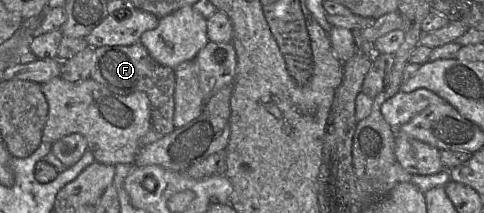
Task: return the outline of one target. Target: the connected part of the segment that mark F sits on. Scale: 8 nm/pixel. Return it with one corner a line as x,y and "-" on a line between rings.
141,42
130,46
95,48
90,78
114,94
146,93
150,102
152,128
162,136
170,134
175,129
173,124
175,70
155,61

